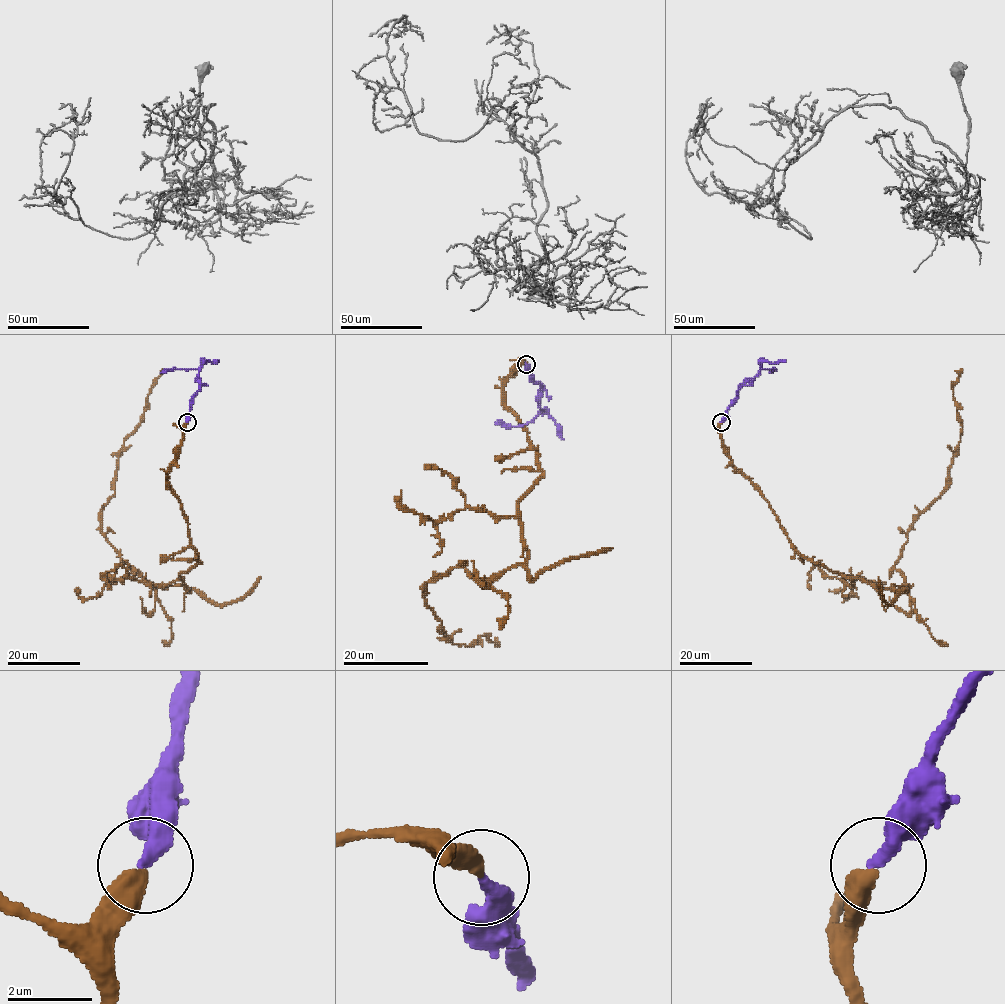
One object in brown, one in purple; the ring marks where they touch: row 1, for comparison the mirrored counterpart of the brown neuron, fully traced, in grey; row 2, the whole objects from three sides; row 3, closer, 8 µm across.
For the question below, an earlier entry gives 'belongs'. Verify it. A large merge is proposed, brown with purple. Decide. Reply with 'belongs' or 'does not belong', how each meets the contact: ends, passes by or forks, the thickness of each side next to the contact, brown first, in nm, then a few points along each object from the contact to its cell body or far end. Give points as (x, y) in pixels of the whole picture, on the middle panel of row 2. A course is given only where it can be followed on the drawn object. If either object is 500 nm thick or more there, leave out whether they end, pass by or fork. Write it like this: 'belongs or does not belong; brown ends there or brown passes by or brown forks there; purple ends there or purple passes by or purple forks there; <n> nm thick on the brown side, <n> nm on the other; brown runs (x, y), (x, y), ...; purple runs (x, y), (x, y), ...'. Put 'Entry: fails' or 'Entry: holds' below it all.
belongs; brown ends there; purple ends there; 480 nm thick on the brown side, 360 nm on the other; brown runs (526, 364), (503, 401), (543, 473), (518, 504), (526, 558), (426, 584), (453, 644), (499, 645); purple runs (526, 364), (530, 376), (540, 384), (539, 413), (533, 420), (518, 426), (495, 422)
Entry: holds

